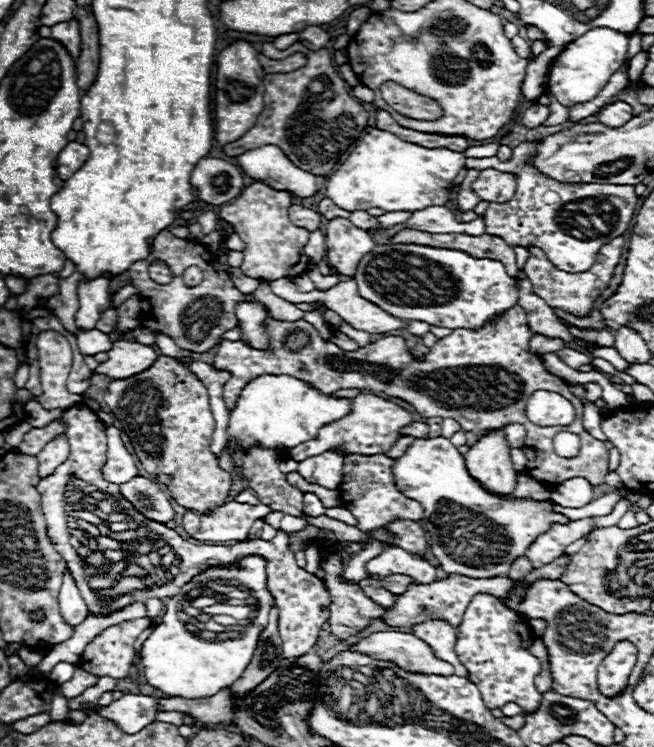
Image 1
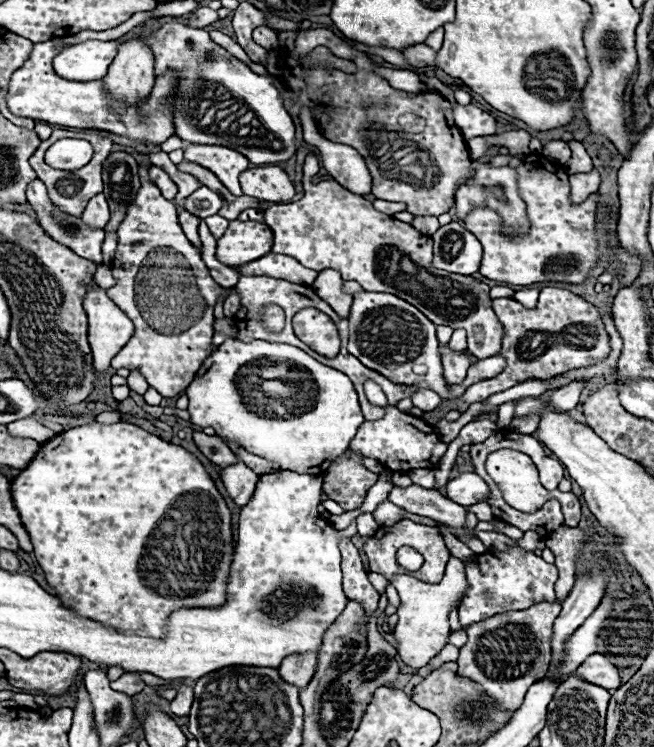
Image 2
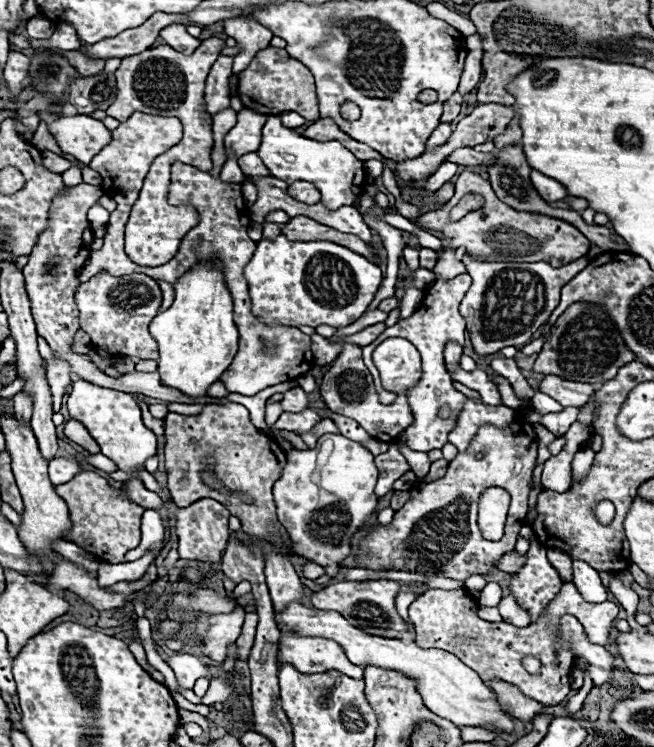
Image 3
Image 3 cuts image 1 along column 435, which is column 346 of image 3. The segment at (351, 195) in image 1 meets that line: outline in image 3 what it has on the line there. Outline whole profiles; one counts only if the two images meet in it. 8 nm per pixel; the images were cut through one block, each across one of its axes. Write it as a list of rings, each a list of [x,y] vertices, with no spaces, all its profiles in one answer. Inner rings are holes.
[[[268,116],[264,128],[262,128],[262,144],[258,148],[258,156],[264,160],[266,168],[270,170],[270,176],[284,180],[284,182],[296,182],[304,180],[314,184],[322,194],[322,204],[330,206],[330,210],[338,210],[338,206],[352,206],[356,196],[362,194],[362,182],[364,182],[364,166],[350,150],[346,150],[340,142],[318,142],[300,136],[292,128],[284,128],[280,122],[280,116]]]

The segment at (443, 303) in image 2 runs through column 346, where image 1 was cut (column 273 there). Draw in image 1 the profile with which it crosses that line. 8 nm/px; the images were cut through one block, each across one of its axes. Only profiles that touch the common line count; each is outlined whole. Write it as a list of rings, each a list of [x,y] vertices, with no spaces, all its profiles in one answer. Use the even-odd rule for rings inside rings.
[[[254,182],[244,188],[244,192],[230,204],[224,204],[220,216],[236,228],[236,234],[244,240],[244,262],[240,266],[242,274],[250,278],[280,280],[294,278],[308,270],[308,256],[304,256],[304,246],[308,244],[308,230],[298,228],[288,218],[288,208],[292,206],[290,192],[278,192],[264,182]]]

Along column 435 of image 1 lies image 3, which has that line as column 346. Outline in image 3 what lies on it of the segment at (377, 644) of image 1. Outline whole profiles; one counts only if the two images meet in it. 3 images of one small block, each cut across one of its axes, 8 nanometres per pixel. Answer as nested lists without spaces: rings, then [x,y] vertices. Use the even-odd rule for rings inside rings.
[[[282,636],[278,662],[288,662],[304,674],[316,674],[324,670],[340,670],[350,678],[362,678],[364,670],[346,658],[346,652],[338,642],[328,638],[310,636]]]

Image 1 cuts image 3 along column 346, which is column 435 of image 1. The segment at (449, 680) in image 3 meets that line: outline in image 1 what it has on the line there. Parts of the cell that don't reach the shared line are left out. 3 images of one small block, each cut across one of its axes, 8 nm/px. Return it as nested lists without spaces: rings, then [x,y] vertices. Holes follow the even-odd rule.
[[[434,620],[434,622],[424,622],[422,626],[414,626],[412,632],[432,648],[436,658],[454,664],[456,675],[468,676],[468,671],[459,662],[456,650],[454,650],[456,648],[456,628],[454,626],[442,620]]]

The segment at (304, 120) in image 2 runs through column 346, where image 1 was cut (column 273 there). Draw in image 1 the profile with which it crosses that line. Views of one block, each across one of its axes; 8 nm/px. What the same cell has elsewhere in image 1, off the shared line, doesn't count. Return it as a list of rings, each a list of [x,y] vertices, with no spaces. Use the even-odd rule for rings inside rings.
[[[260,146],[236,158],[236,166],[252,180],[264,182],[274,190],[286,190],[294,196],[308,198],[316,194],[316,178],[298,170],[278,146]]]

